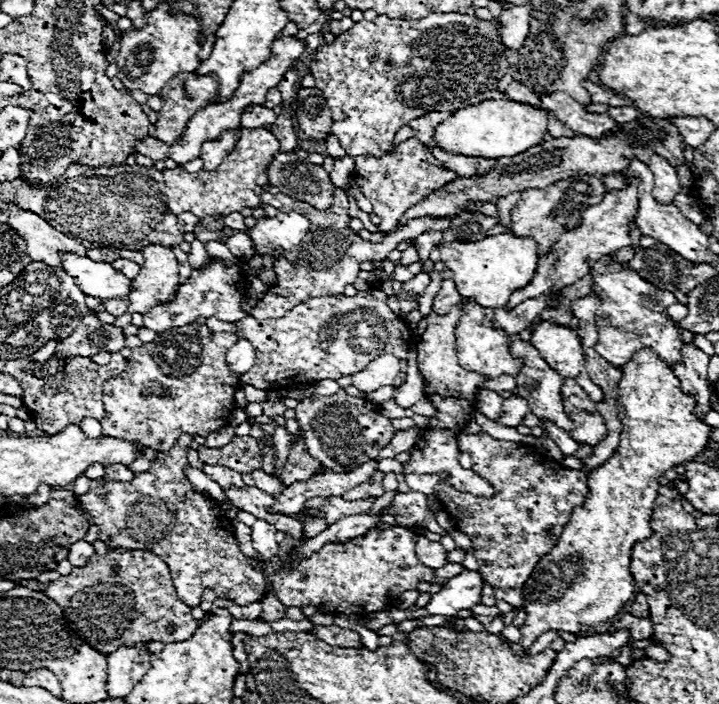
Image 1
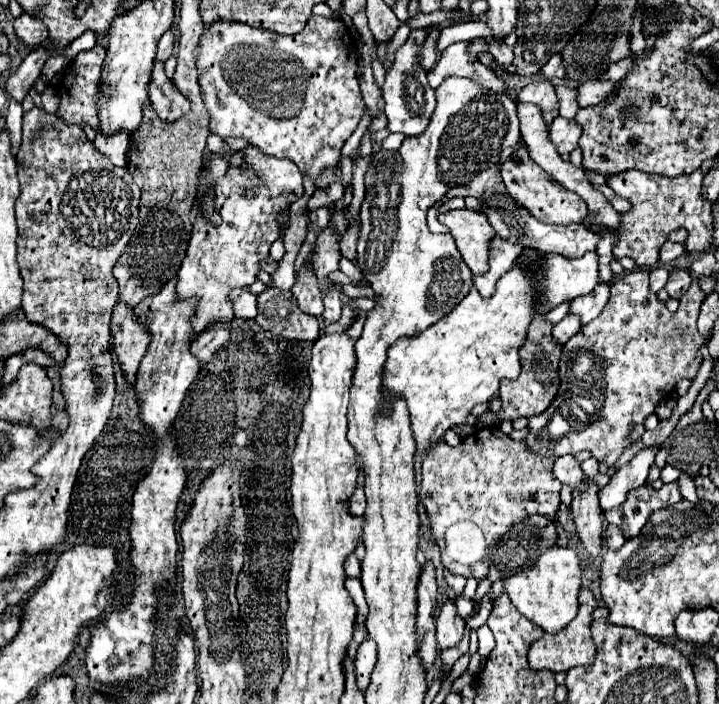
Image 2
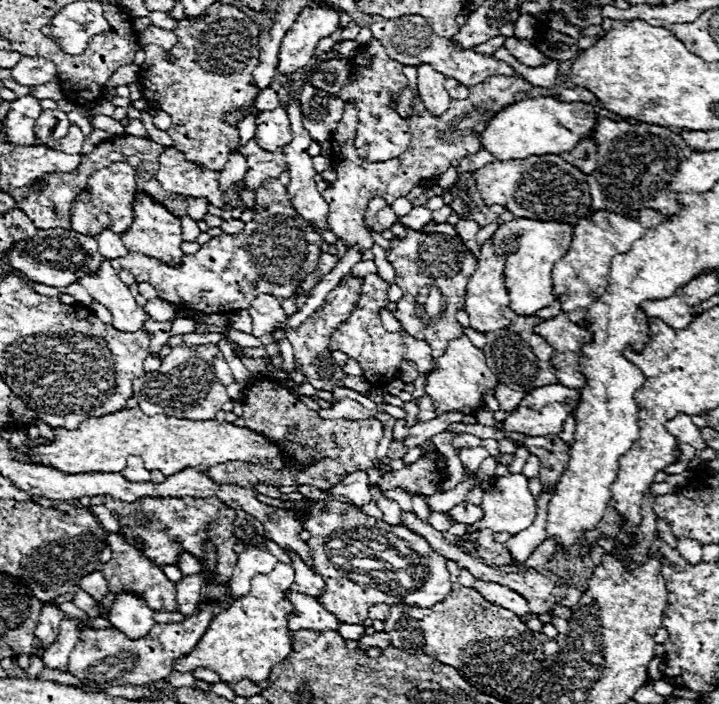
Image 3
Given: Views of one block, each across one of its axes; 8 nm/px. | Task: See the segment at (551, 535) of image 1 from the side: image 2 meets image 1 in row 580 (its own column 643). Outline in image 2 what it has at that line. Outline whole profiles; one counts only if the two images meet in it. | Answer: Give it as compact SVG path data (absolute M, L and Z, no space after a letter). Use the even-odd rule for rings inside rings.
M670 482L666 486L662 486L660 490L654 490L652 486L640 486L636 490L632 490L626 498L624 504L620 504L618 508L604 512L604 518L608 524L616 524L622 528L622 532L626 534L626 538L634 538L642 526L648 522L650 514L658 508L668 508L674 506L680 500L680 492L678 492L678 484Z

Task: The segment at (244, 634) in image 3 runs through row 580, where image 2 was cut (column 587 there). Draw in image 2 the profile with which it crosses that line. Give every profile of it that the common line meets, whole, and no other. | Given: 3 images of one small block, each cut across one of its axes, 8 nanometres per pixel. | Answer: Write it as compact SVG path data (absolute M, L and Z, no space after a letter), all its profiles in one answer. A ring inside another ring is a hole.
M548 252L548 254L542 256L542 260L536 264L536 268L522 268L520 264L514 264L514 266L498 280L496 290L494 290L494 294L492 294L490 298L482 298L482 296L478 294L478 290L472 286L470 292L466 294L466 298L464 298L448 316L444 316L440 322L432 324L430 328L426 328L426 330L422 330L422 332L418 332L418 334L414 334L414 336L404 336L404 338L400 338L400 340L388 350L388 362L386 362L386 368L384 368L384 390L392 392L392 394L402 394L402 396L406 396L408 410L410 410L410 420L412 420L412 432L414 432L414 440L416 440L418 452L422 452L424 448L428 450L430 446L434 446L436 442L440 442L440 438L444 436L446 430L462 424L462 422L466 420L466 416L470 414L472 406L476 406L478 402L490 402L490 400L494 398L494 394L498 392L500 380L504 380L504 378L516 380L516 378L520 376L522 364L520 364L520 354L518 354L518 350L522 348L522 344L524 344L524 340L526 340L526 330L528 330L528 326L530 326L530 322L532 322L532 318L534 318L536 314L546 314L548 310L556 308L556 306L562 304L562 302L568 302L568 300L572 300L572 298L576 298L576 296L582 296L582 294L590 294L590 290L594 290L596 284L598 284L598 254L596 254L596 252L584 254L582 258L564 258L564 256L560 256L560 254Z

